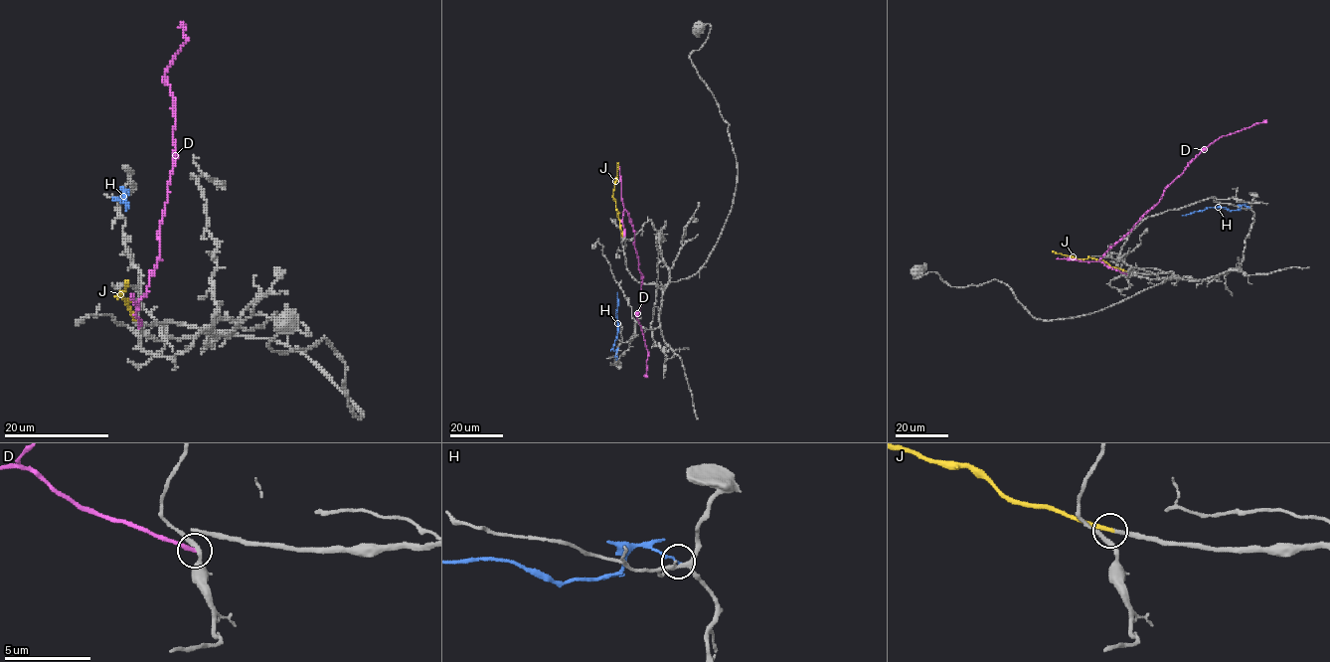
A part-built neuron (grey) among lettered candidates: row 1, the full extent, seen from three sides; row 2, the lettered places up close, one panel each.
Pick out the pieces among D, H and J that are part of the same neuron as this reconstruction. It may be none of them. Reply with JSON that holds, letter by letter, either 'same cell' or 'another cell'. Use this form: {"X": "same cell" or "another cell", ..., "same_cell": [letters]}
{"D": "another cell", "H": "another cell", "J": "same cell", "same_cell": ["J"]}

